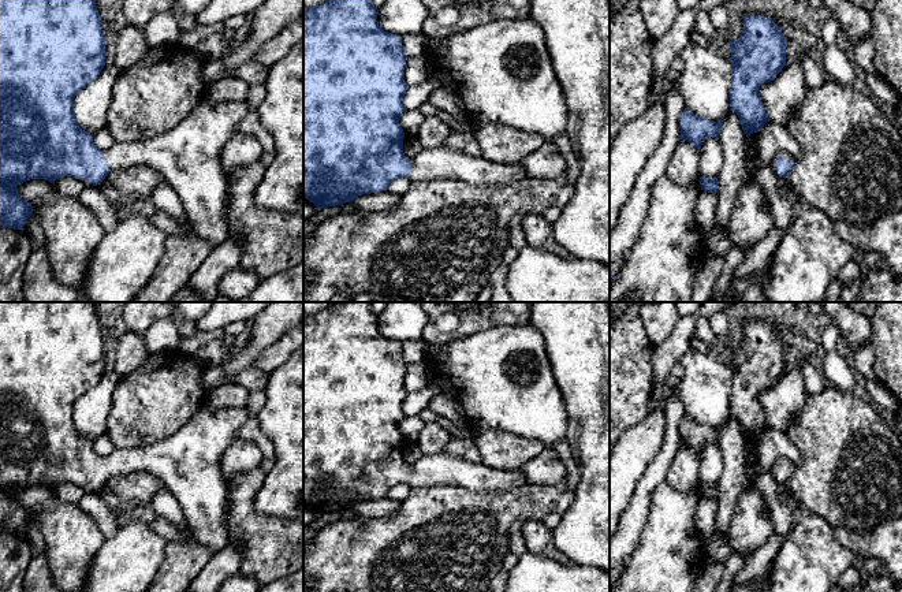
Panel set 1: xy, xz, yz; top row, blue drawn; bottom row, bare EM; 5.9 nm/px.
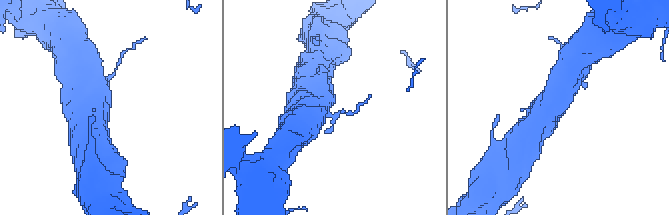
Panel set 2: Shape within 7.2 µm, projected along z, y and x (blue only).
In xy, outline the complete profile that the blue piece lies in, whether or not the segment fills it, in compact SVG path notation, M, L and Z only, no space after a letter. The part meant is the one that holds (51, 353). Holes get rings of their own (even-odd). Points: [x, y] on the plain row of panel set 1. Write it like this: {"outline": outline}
{"outline": "M0 302L0 533L8 533L14 536L23 536L23 530L33 521L33 513L30 509L25 507L16 492L30 487L30 485L45 485L55 491L55 487L63 483L72 483L77 485L86 487L93 492L101 489L109 479L122 474L130 474L134 472L149 473L163 481L163 484L172 492L180 504L183 515L189 528L193 530L194 537L204 546L209 548L212 554L223 550L228 541L228 526L224 521L224 513L228 506L228 491L227 483L221 474L220 459L226 448L230 446L231 440L235 438L238 431L251 418L246 406L241 407L221 407L219 410L205 410L200 409L194 417L178 429L171 436L156 442L145 447L135 448L115 448L105 458L96 454L93 444L94 442L83 438L74 420L74 403L82 396L87 390L94 387L105 372L105 345L102 338L102 329L96 313L94 302Z"}

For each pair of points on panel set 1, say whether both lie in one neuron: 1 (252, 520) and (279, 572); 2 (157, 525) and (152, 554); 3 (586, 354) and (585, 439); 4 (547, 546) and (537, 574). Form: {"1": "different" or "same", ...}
{"1": "same", "2": "different", "3": "same", "4": "different"}

